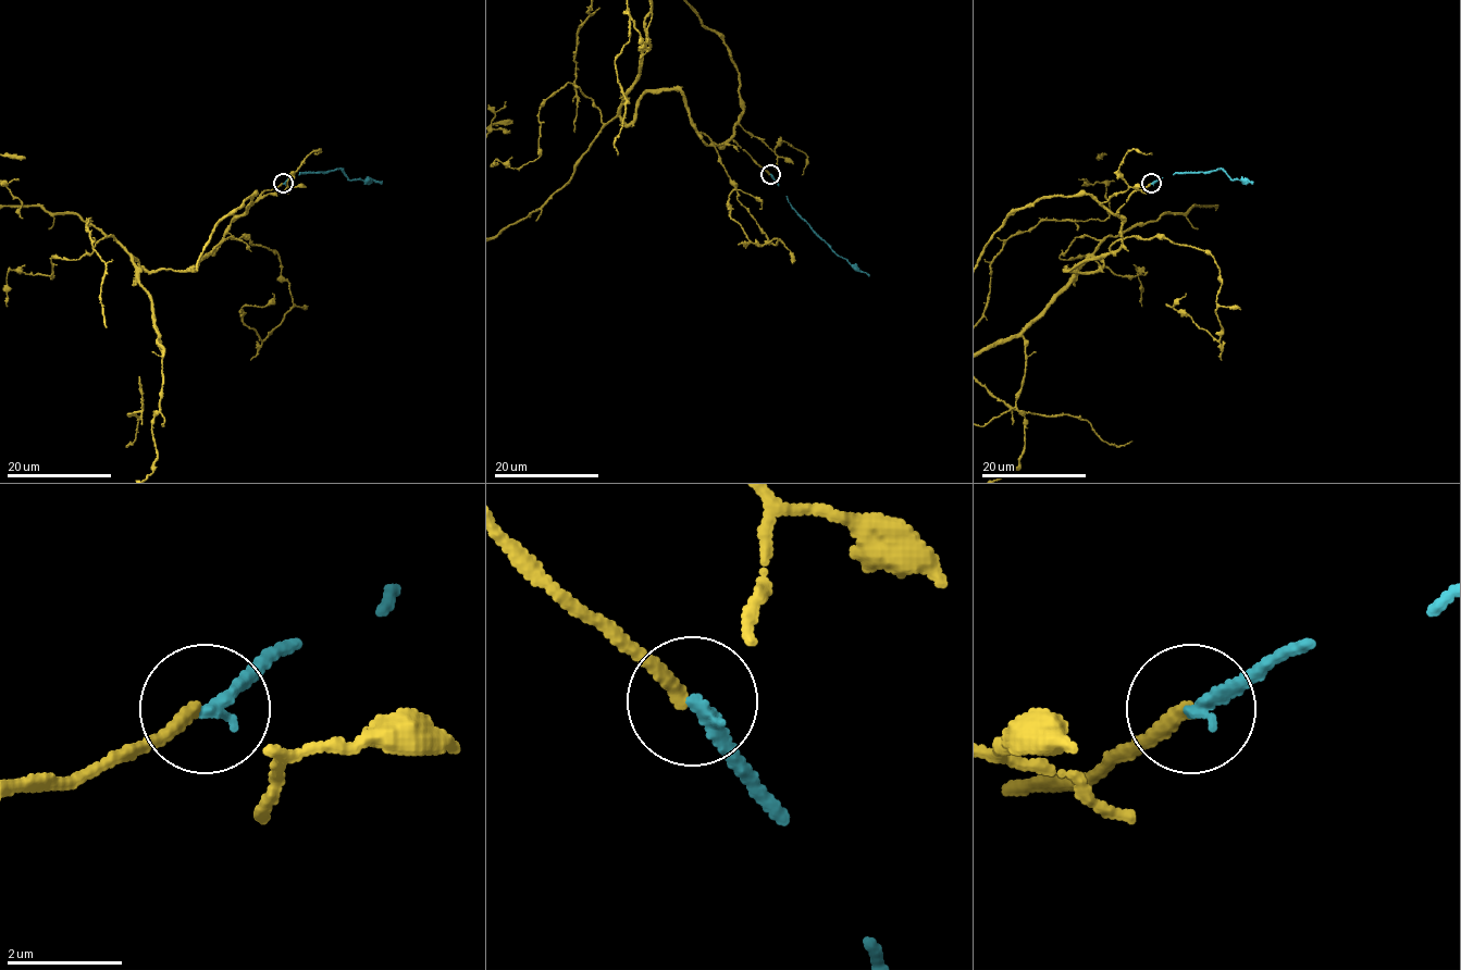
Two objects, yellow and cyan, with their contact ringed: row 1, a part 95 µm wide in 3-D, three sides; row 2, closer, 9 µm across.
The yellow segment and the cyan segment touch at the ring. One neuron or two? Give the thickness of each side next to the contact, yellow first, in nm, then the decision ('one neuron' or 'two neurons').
240 nm thick on the yellow side, 240 nm on the other; two neurons

